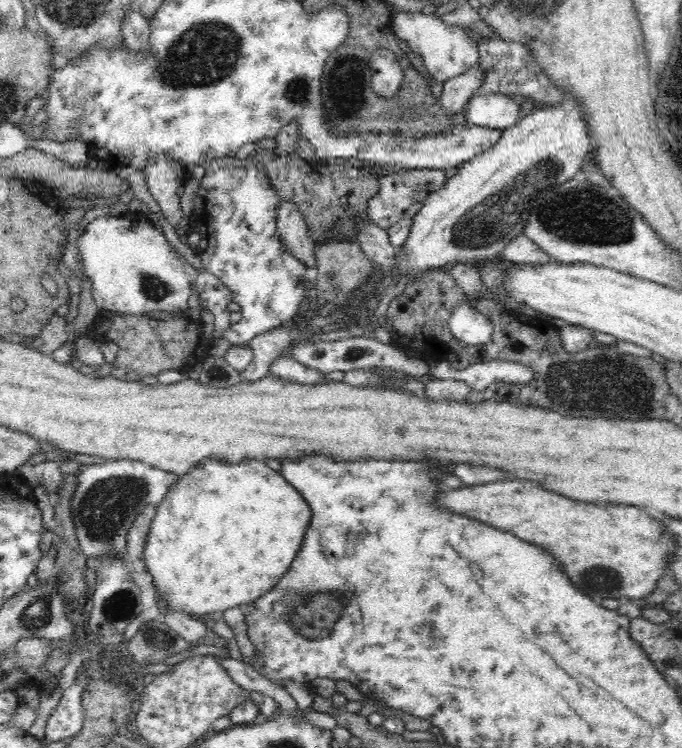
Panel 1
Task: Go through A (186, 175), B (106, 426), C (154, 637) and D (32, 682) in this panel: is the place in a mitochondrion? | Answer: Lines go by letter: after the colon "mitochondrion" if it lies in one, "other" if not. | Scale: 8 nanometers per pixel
A: other
B: other
C: mitochondrion
D: other

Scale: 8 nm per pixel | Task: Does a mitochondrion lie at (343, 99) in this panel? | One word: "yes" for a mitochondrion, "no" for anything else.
yes

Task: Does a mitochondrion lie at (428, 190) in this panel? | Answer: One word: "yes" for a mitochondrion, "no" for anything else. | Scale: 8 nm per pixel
no

